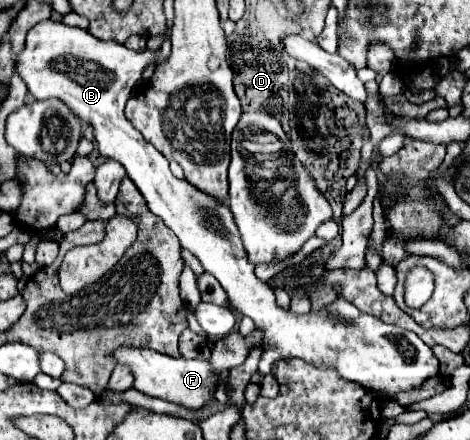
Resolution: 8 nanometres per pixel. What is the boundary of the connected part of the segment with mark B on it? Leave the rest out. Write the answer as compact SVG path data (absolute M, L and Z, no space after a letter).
M44 20L26 34L24 50L16 56L16 72L28 86L32 98L60 98L78 118L94 126L100 154L126 168L128 178L144 196L150 212L162 218L176 234L182 248L190 250L202 262L204 270L220 282L230 298L230 306L238 314L252 318L254 326L264 332L264 354L258 366L260 376L266 376L272 370L274 360L302 358L318 368L334 368L344 380L358 382L372 392L394 396L418 388L428 376L436 374L440 370L438 358L414 332L360 312L342 296L326 308L318 312L310 310L308 314L292 314L276 304L274 290L254 274L254 264L250 264L246 256L228 204L206 196L188 180L174 178L168 160L148 144L124 116L126 100L142 78L144 68L150 62L158 64L166 60L166 56L170 56L168 44L156 52L134 52L118 42L98 40L82 28Z

